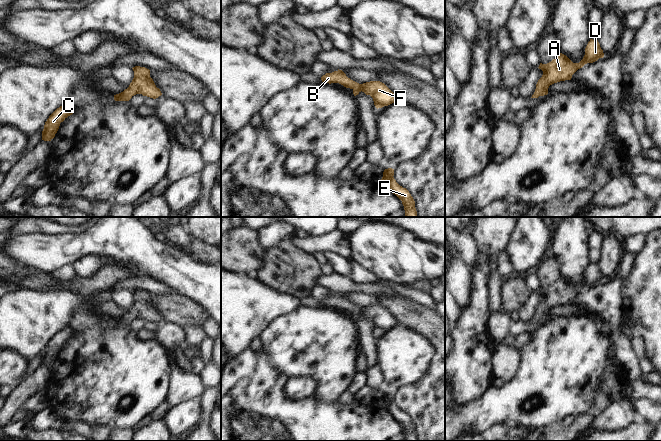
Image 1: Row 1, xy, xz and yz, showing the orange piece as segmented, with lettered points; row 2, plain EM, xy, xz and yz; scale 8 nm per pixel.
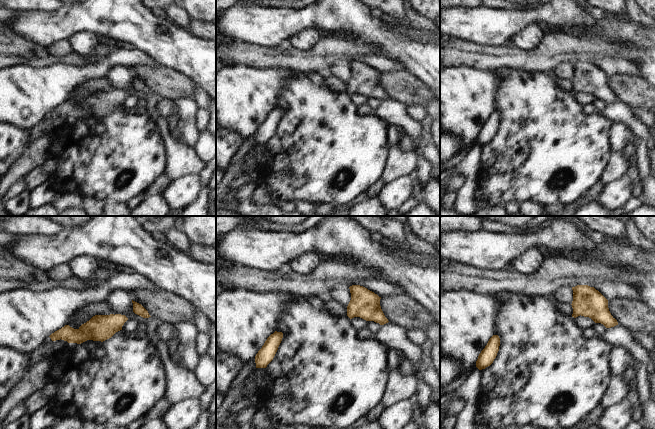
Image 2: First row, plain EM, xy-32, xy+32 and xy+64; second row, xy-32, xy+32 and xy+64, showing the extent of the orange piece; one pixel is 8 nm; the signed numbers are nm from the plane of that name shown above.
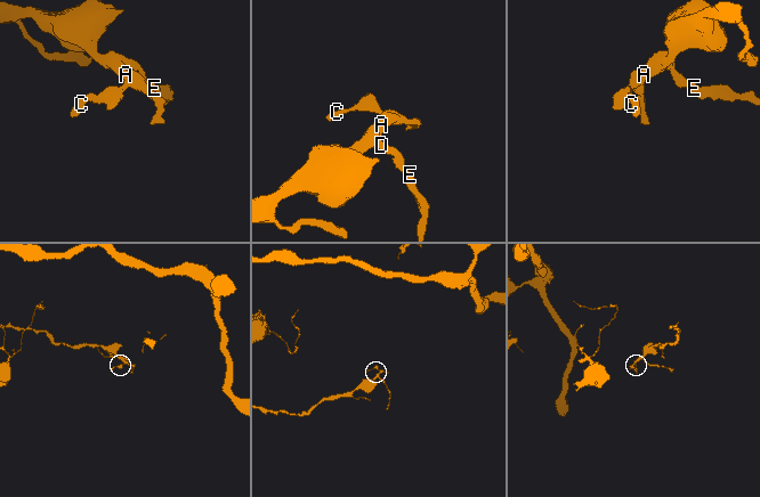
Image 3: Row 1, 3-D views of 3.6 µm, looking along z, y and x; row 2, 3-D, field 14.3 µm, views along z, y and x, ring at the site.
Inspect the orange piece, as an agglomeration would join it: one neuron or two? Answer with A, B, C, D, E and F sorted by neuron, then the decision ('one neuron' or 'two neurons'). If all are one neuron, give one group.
A B C D E F; one neuron

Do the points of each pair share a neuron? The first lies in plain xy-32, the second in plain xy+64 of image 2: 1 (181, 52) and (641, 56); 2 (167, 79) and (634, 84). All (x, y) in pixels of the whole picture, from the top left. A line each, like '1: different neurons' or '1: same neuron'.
1: same neuron
2: same neuron

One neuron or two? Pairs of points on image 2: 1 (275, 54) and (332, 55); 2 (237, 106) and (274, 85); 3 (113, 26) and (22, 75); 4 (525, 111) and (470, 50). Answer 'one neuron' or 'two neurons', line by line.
1: one neuron
2: one neuron
3: two neurons
4: two neurons

